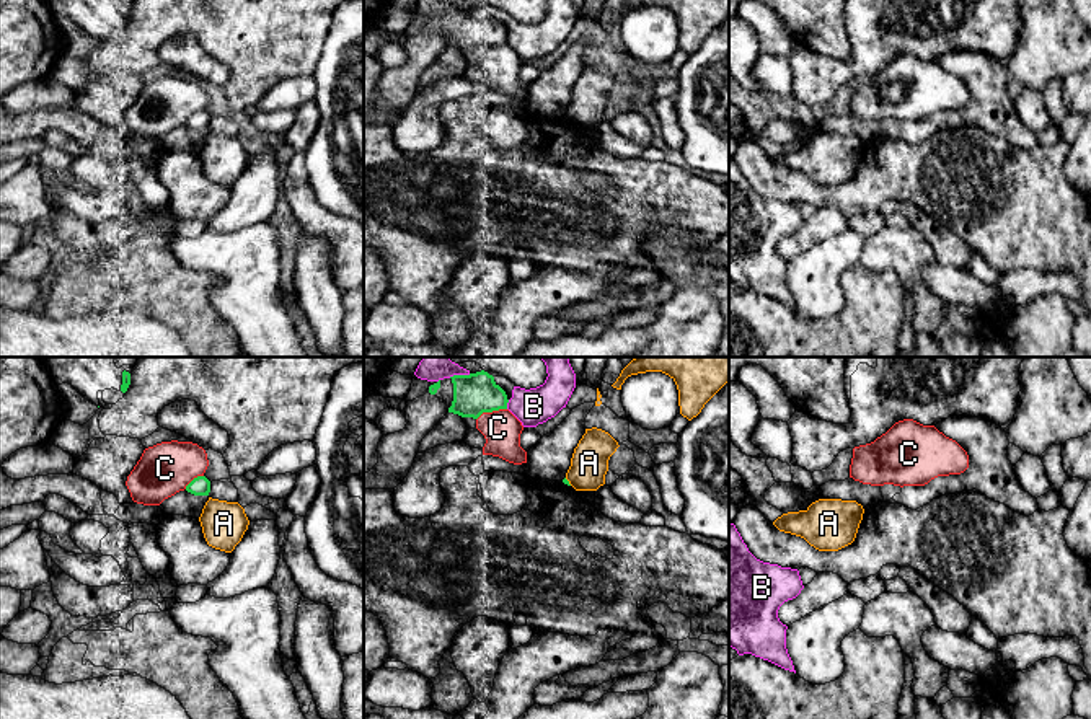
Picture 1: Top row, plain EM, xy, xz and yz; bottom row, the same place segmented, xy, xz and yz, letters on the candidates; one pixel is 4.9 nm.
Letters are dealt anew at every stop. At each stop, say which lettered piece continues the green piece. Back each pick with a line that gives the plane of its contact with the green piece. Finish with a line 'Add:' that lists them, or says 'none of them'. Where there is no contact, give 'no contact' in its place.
Add: none of them

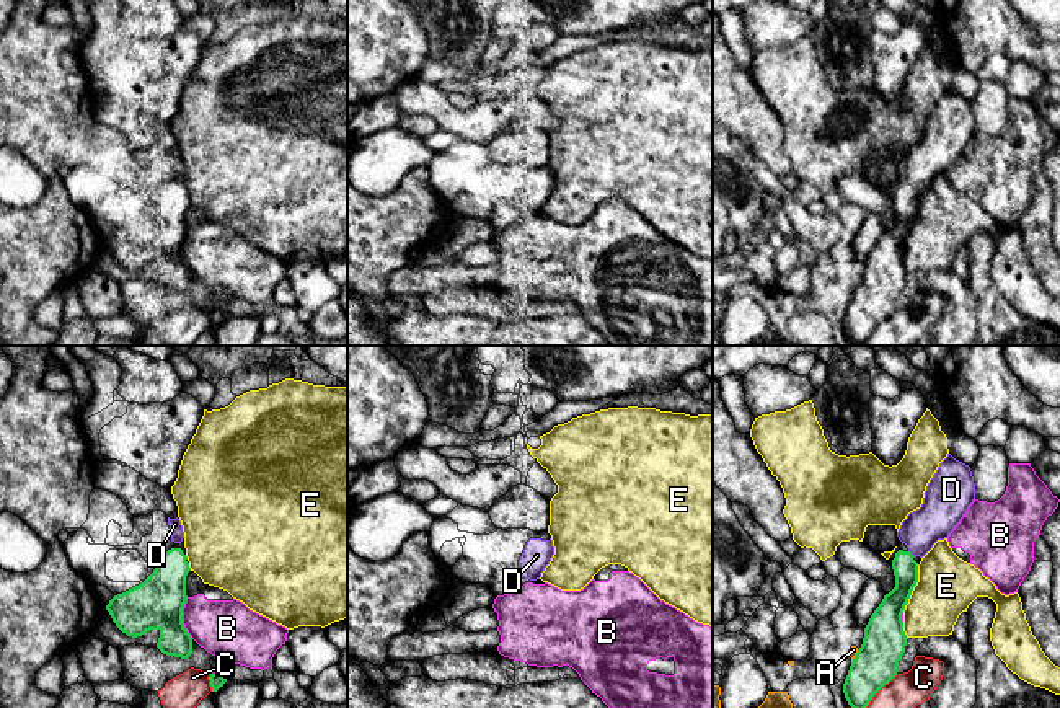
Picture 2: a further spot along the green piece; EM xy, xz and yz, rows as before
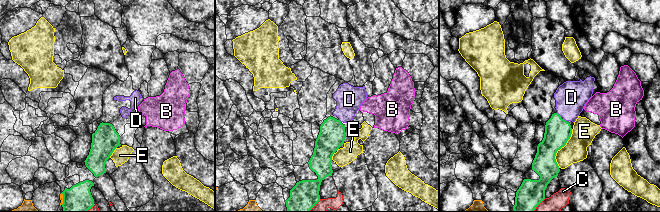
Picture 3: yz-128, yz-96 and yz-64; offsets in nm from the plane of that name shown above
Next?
D: contact in yz
Add: D

